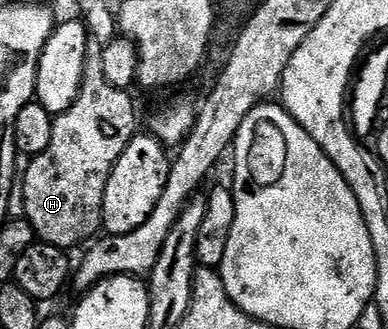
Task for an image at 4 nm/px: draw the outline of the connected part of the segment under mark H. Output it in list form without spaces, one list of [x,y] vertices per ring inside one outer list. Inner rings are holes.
[[[89,41],[84,65],[84,79],[82,88],[78,92],[78,100],[74,100],[69,110],[53,117],[54,136],[50,136],[50,145],[46,147],[46,152],[42,152],[37,158],[27,163],[28,171],[22,174],[23,217],[28,219],[39,241],[54,244],[65,252],[71,251],[71,246],[82,245],[83,247],[91,243],[101,233],[104,225],[104,197],[106,196],[106,184],[110,180],[110,172],[118,156],[126,152],[126,144],[130,144],[130,140],[138,133],[136,106],[131,98],[133,95],[127,90],[114,89],[106,80],[106,72],[102,72],[103,51],[104,47],[94,41]]]

